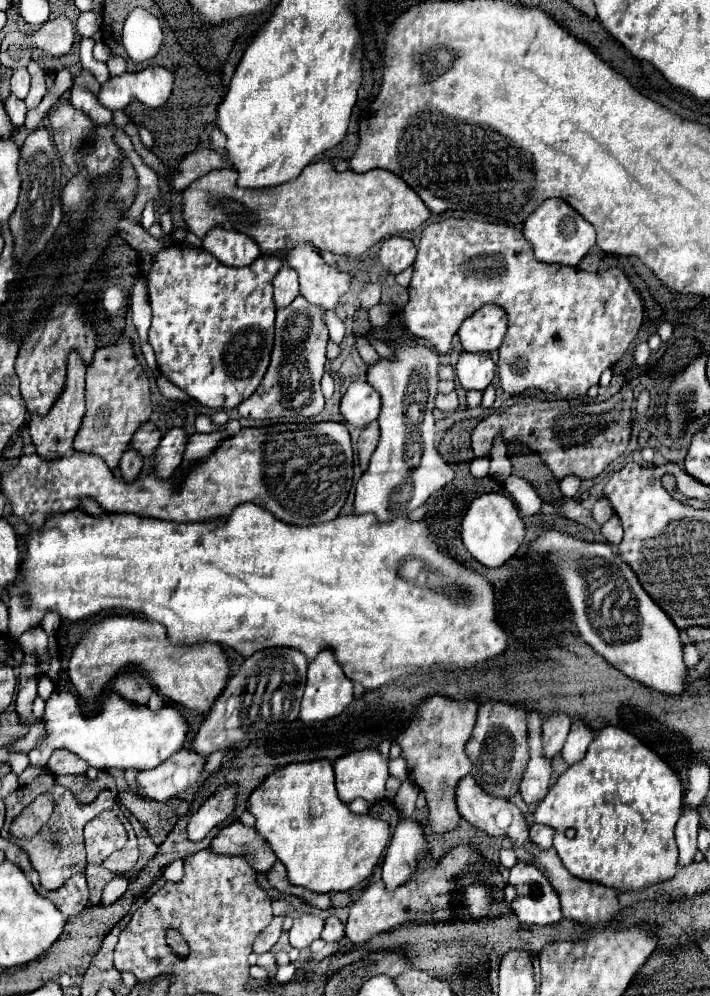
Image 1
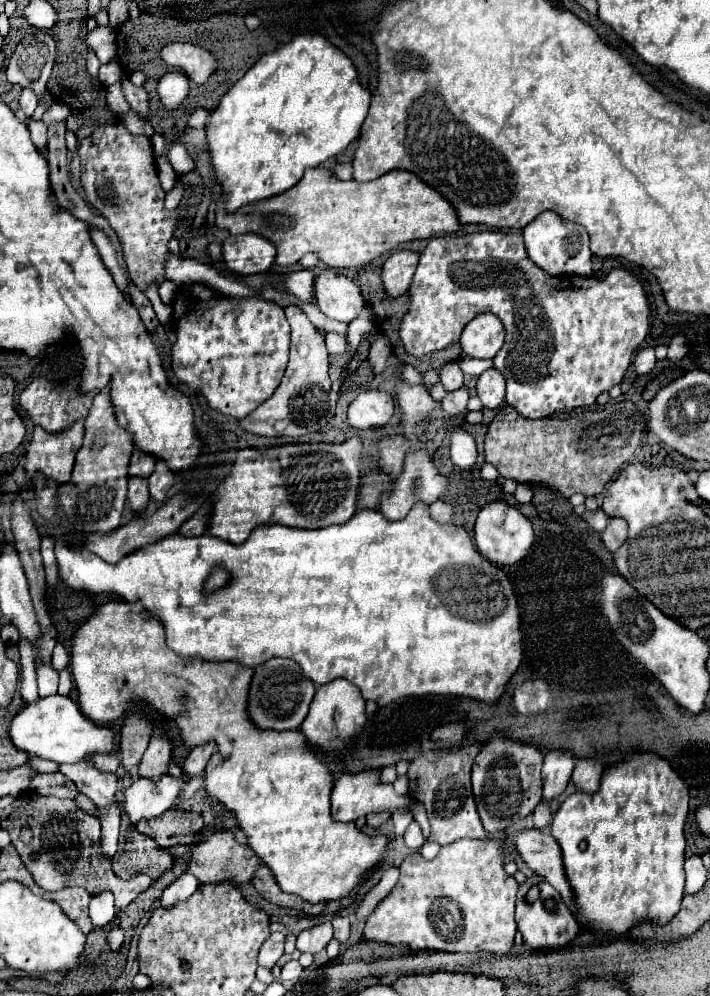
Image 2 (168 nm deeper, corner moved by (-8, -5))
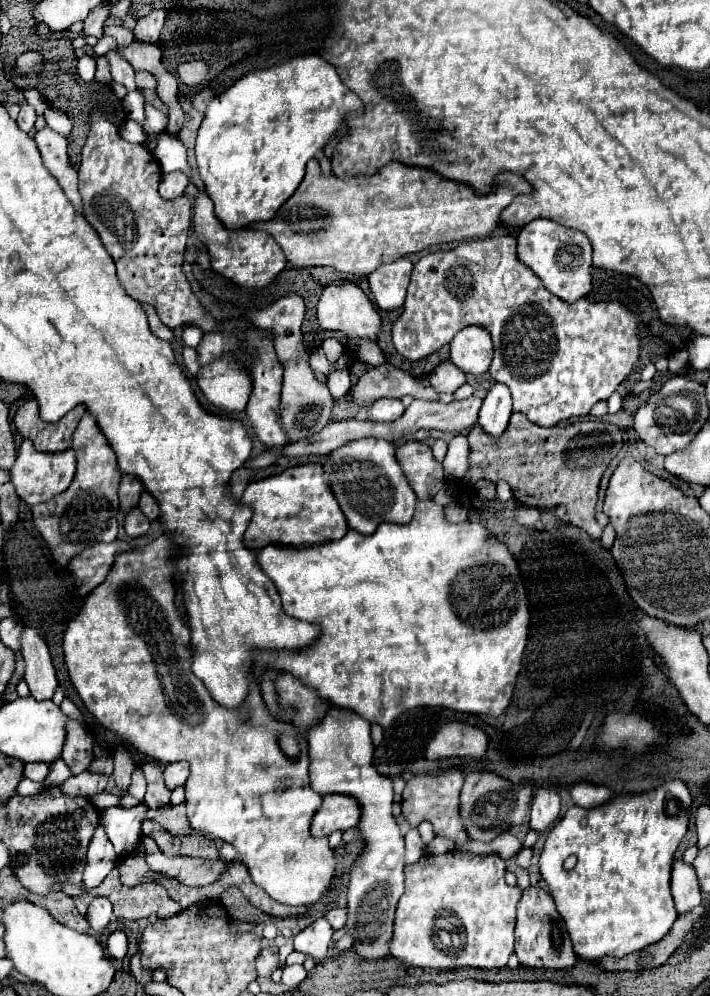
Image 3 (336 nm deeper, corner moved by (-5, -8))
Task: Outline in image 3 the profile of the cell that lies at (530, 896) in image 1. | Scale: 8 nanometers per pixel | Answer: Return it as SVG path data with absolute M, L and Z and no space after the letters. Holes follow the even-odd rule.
M529 886L517 904L517 926L515 926L515 952L519 962L529 968L571 968L577 962L567 926L555 908L549 892L539 886Z

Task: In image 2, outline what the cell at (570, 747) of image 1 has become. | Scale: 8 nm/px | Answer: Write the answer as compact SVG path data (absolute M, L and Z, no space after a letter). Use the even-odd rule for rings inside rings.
M576 759L576 767L572 773L572 781L578 791L582 793L594 793L596 787L600 787L600 777L604 773L604 767L596 759Z

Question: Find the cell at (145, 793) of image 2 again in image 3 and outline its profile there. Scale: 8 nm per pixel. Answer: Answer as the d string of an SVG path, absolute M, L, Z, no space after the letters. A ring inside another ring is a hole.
M145 802L125 808L125 806L111 806L103 810L101 820L105 824L105 832L109 840L115 846L117 856L125 856L133 852L141 840L141 824L145 820L145 814L149 812L149 806Z

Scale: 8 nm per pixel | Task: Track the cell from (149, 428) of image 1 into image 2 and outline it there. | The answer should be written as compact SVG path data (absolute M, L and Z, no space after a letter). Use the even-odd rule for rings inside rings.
M134 451L132 459L130 459L130 467L128 467L128 475L130 477L150 477L154 471L156 459L148 457L148 453L144 451Z

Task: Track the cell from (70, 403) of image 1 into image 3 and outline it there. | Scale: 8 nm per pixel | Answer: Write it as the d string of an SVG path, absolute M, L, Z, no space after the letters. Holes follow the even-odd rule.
M23 440L17 460L9 472L11 472L11 482L15 484L21 500L27 502L29 506L35 506L51 500L55 494L61 494L63 490L69 488L75 476L75 452L73 448L67 448L63 452L39 452L31 440Z

